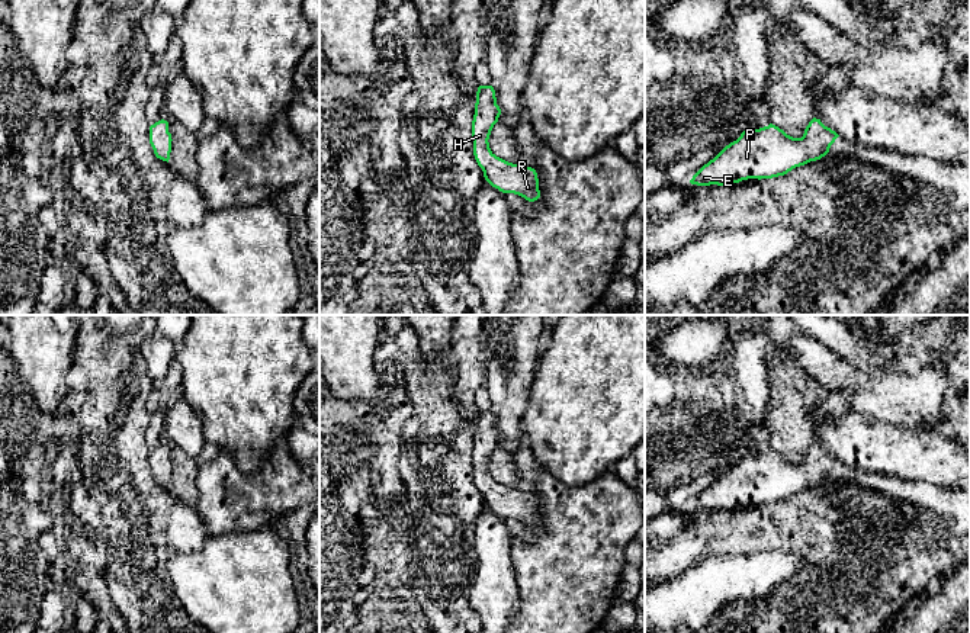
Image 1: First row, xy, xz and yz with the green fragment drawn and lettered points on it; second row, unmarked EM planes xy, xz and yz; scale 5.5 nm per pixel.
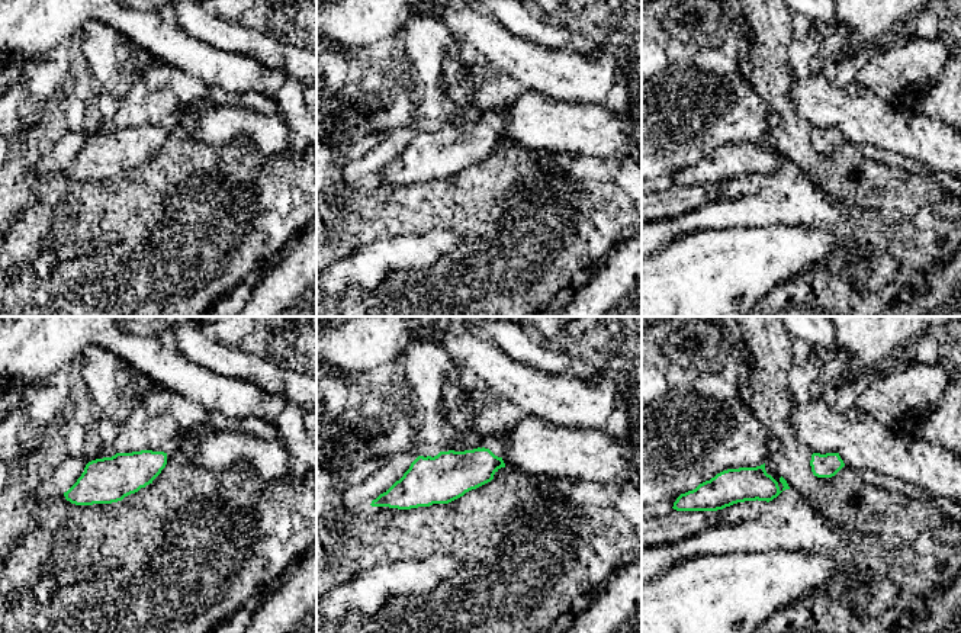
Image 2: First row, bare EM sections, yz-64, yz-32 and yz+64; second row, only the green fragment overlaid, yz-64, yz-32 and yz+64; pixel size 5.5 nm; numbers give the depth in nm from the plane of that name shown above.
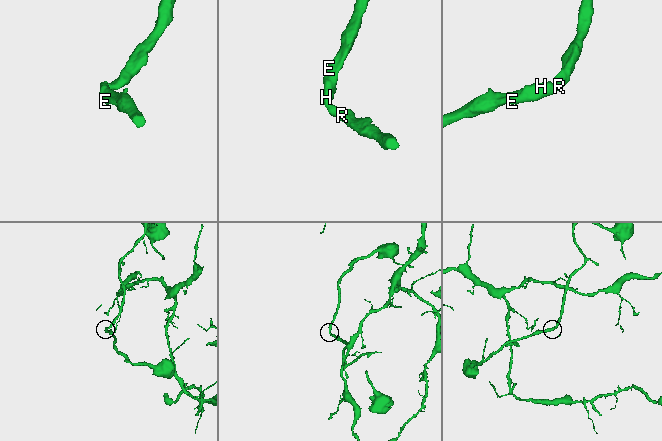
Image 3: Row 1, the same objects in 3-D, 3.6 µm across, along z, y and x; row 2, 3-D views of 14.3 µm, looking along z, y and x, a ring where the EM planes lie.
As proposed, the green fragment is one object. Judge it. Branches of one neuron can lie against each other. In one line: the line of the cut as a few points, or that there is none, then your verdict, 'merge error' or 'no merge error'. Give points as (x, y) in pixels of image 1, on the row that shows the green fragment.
cut none; no merge error

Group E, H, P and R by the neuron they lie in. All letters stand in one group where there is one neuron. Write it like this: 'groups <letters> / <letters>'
groups E H P R

